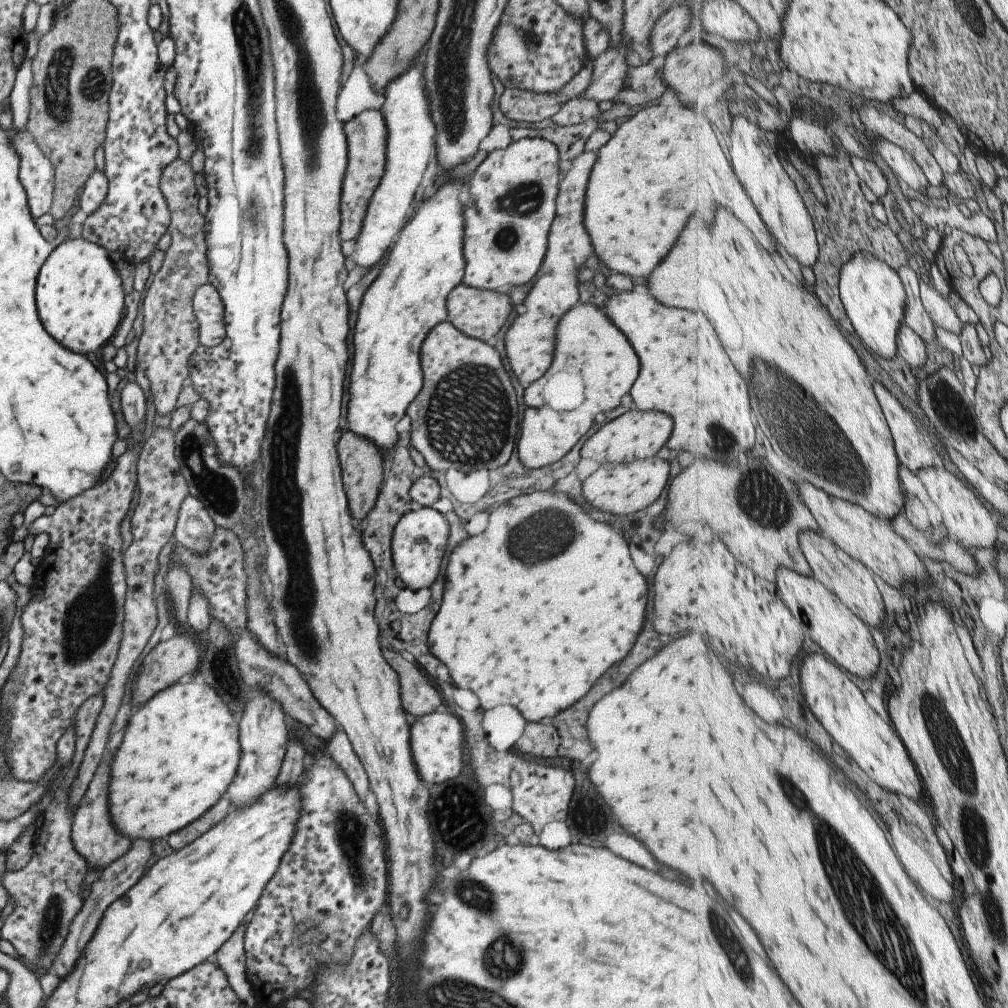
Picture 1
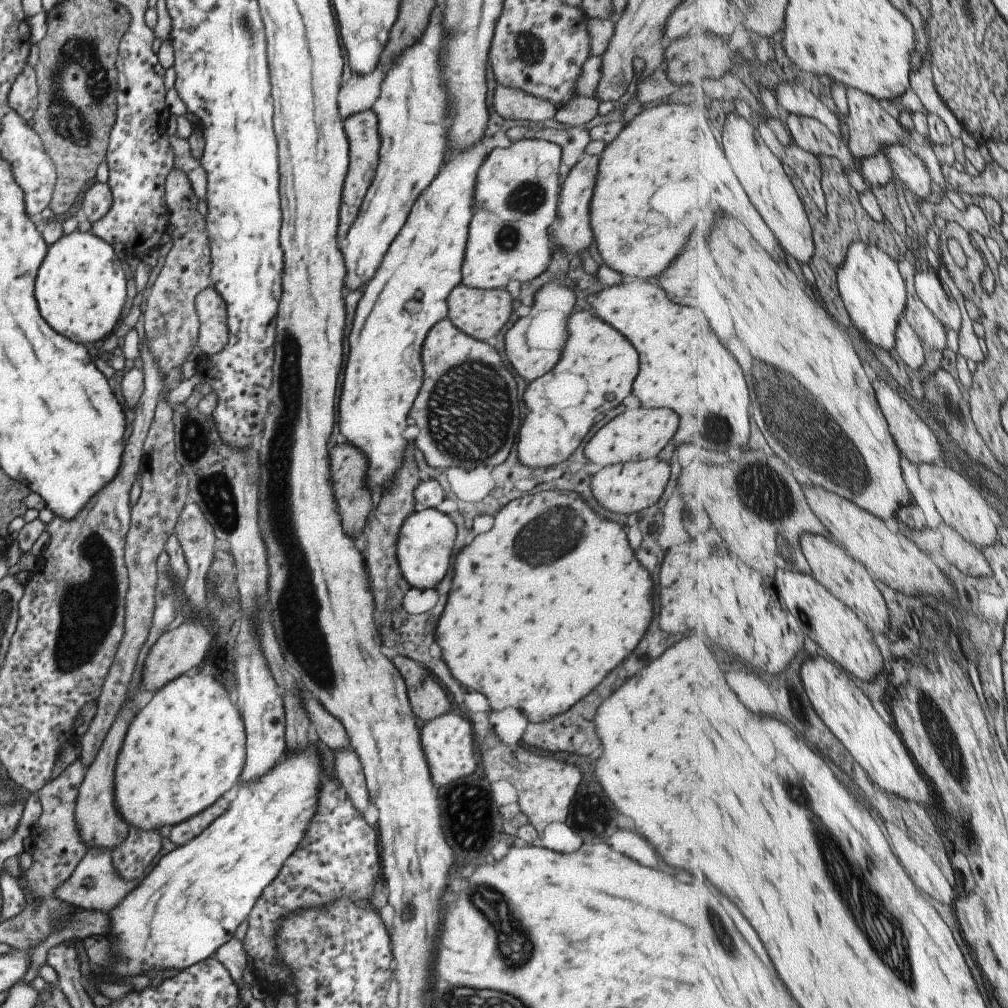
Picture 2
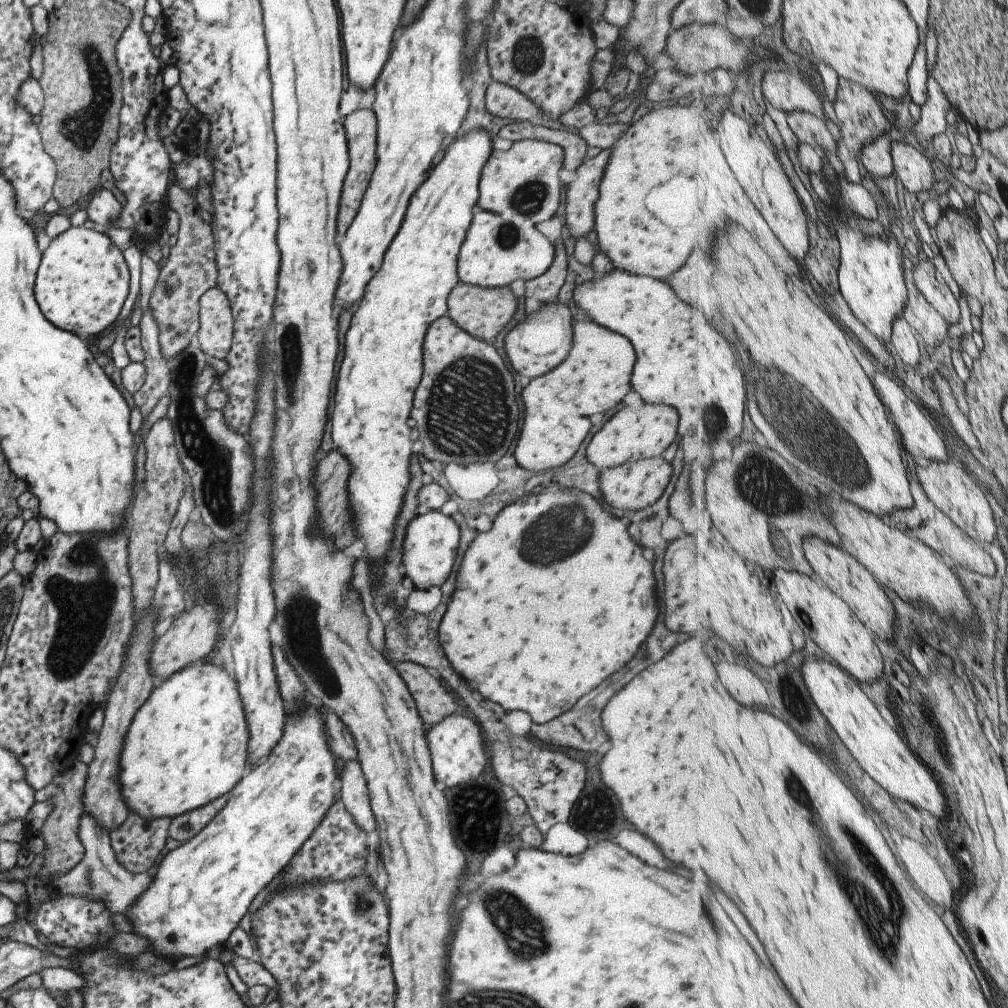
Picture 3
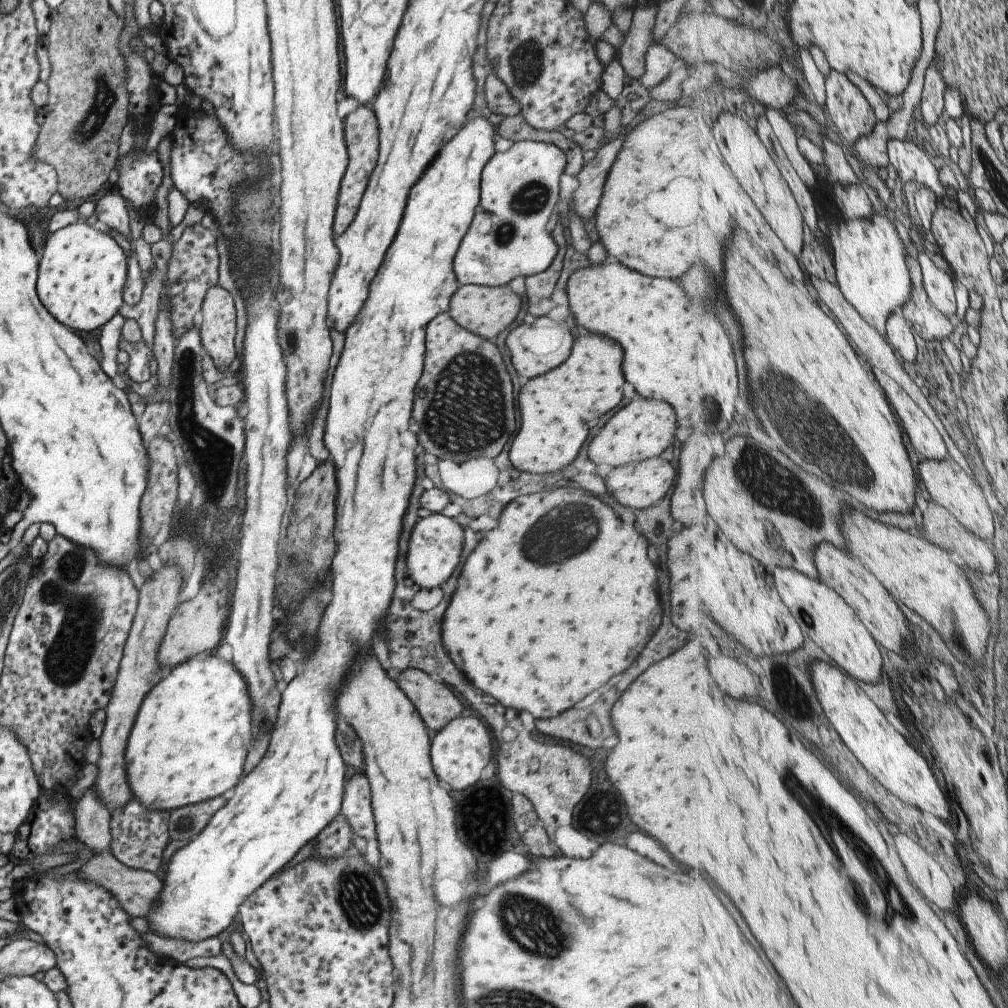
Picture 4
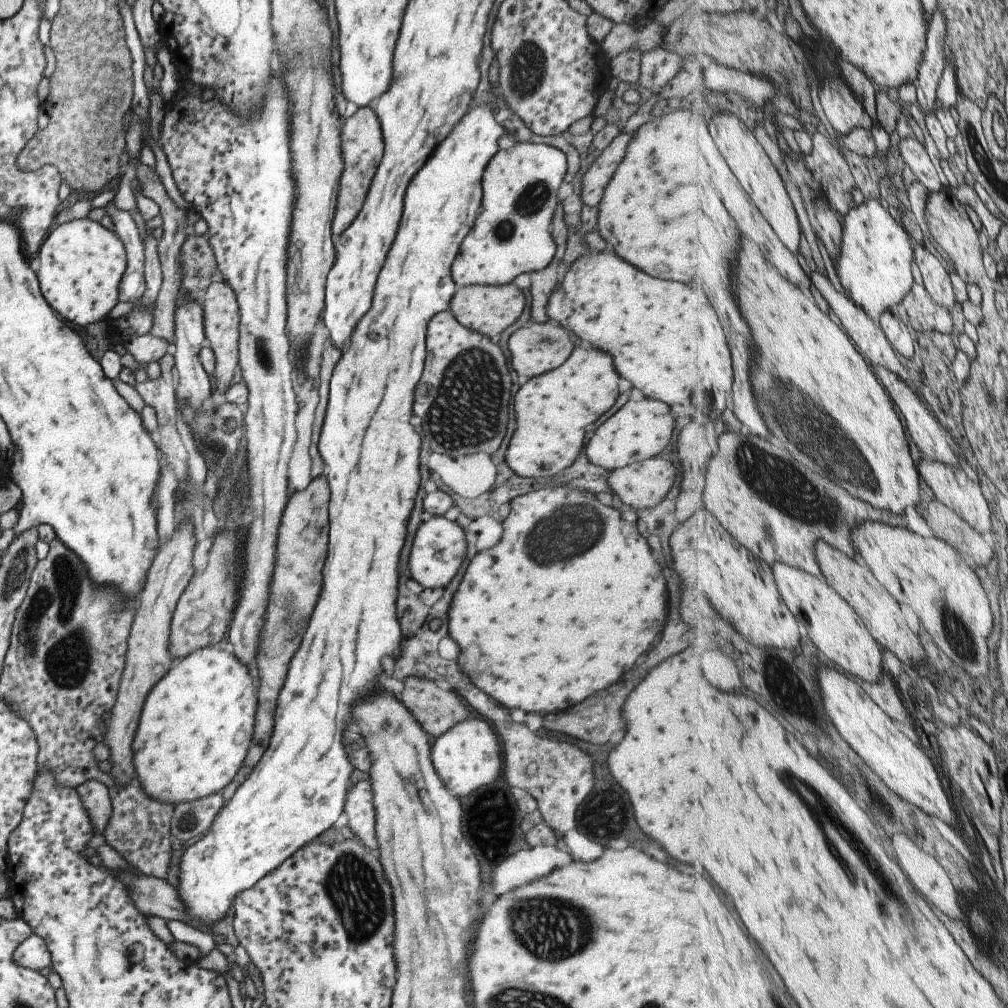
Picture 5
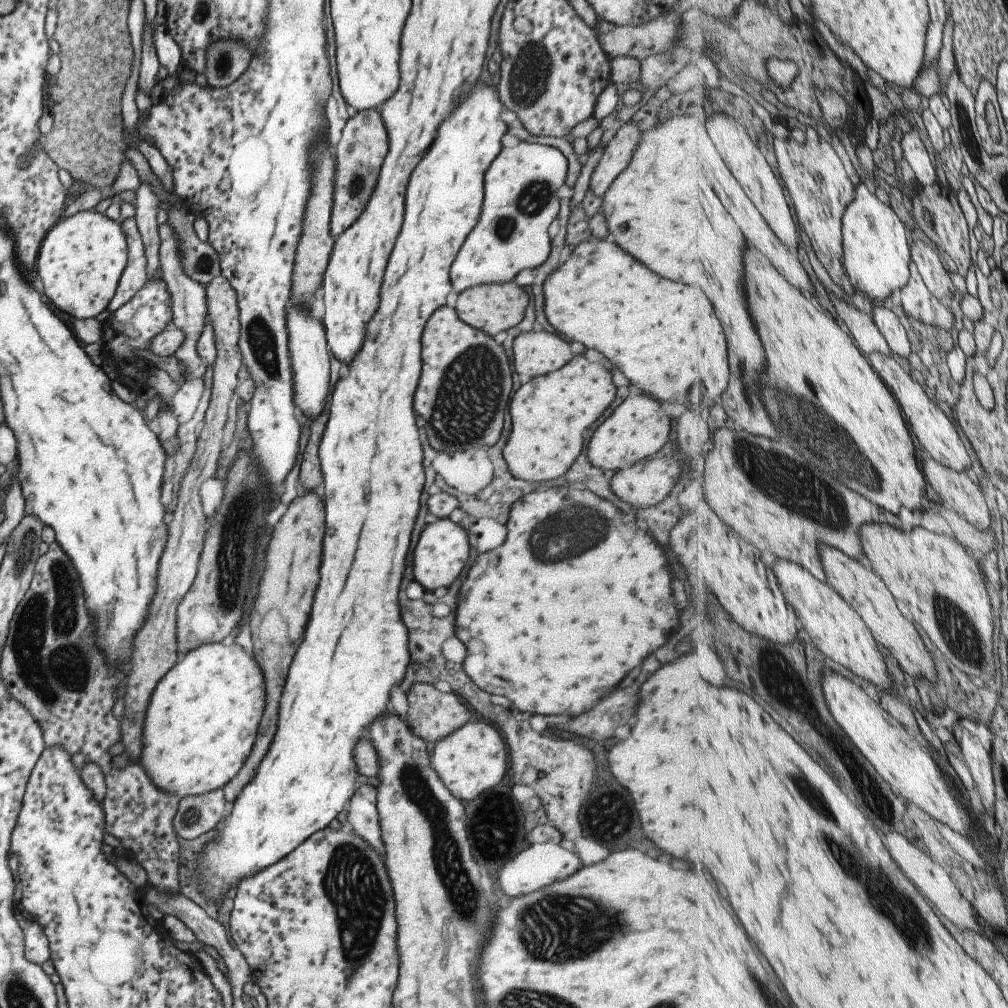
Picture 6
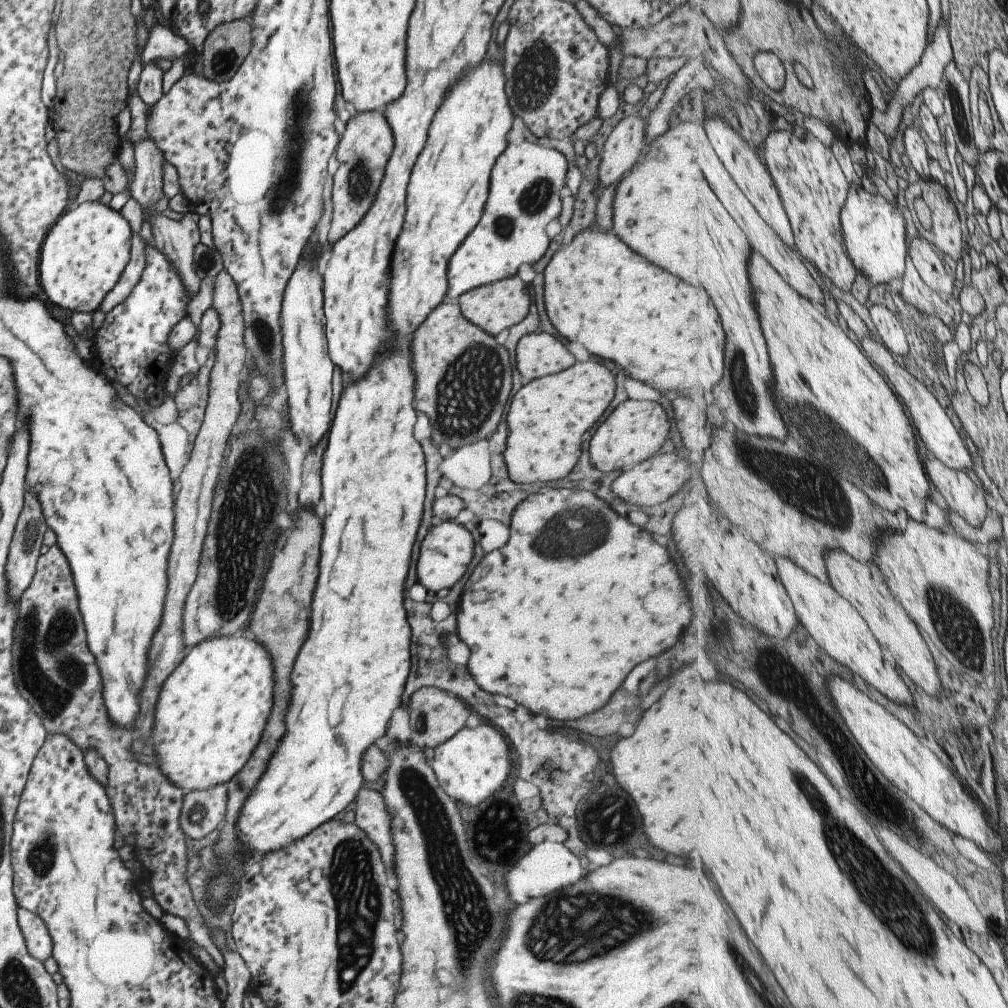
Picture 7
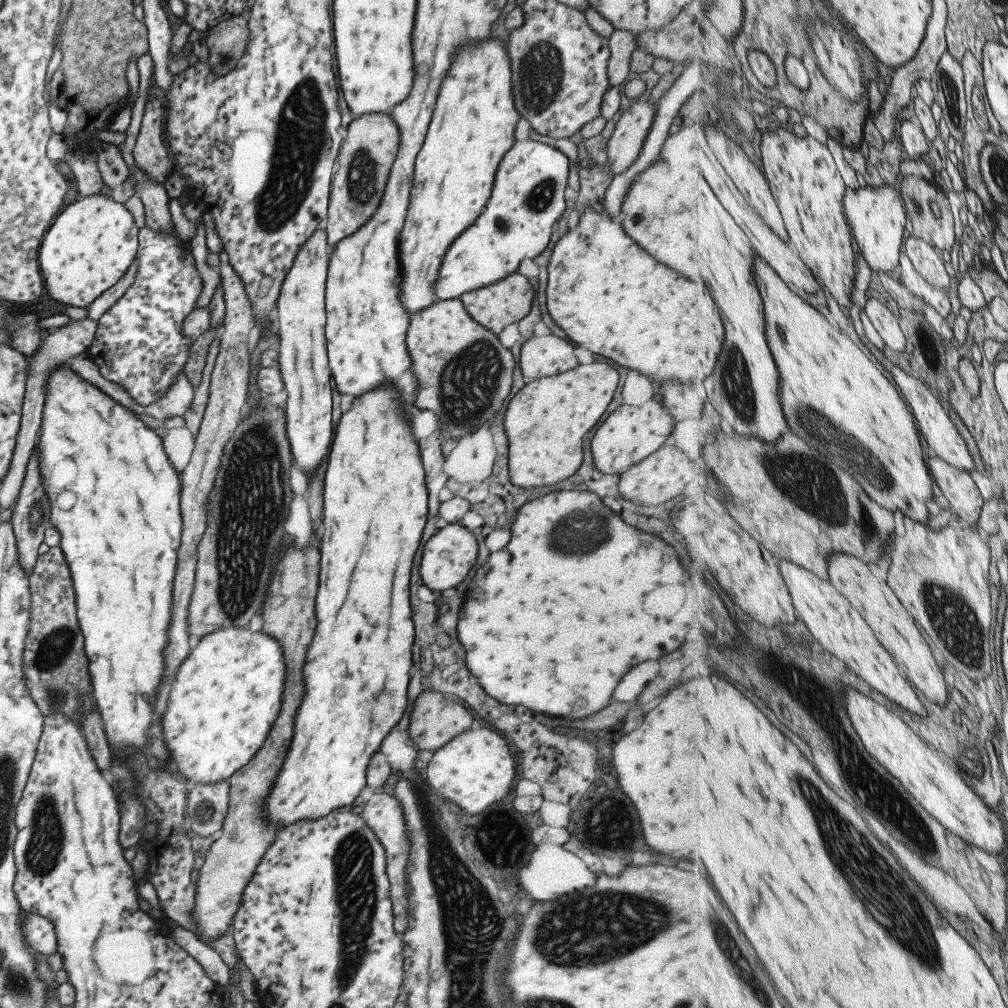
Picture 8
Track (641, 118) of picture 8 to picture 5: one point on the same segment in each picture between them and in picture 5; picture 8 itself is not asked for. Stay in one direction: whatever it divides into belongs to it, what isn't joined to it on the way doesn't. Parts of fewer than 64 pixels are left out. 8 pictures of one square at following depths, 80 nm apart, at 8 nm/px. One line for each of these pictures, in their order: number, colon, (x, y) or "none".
5: (597, 176)
6: (616, 154)
7: (626, 141)

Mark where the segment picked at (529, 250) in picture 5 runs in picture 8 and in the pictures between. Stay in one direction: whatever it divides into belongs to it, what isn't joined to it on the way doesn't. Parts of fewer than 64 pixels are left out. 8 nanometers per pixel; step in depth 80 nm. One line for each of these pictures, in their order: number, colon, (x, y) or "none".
6: (520, 200)
7: (525, 180)
8: (527, 196)

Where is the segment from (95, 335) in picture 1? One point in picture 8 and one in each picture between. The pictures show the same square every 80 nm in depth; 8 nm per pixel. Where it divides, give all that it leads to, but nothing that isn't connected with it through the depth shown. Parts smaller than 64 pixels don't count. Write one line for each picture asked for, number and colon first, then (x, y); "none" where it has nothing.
2: (80, 289)
3: (82, 282)
4: (82, 271)
5: (81, 263)
6: (80, 259)
7: (85, 250)
8: (87, 247)

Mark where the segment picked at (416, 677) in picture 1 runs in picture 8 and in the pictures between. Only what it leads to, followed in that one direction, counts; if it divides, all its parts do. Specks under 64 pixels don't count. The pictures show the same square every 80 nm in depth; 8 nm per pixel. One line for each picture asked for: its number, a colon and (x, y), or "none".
2: (427, 700)
3: (433, 702)
4: (436, 705)
5: (436, 710)
6: (431, 714)
7: (434, 716)
8: (434, 719)

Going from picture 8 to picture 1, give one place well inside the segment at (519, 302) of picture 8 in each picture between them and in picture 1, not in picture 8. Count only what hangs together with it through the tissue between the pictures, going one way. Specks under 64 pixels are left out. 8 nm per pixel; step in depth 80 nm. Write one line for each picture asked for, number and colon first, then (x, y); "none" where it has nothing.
1: (479, 313)
2: (479, 313)
3: (481, 311)
4: (484, 311)
5: (487, 309)
6: (490, 308)
7: (491, 307)

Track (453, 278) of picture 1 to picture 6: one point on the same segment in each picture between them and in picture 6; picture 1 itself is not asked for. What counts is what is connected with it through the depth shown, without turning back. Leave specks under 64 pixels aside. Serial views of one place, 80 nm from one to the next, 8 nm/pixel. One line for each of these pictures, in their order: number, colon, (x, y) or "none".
2: (382, 374)
3: (370, 405)
4: (295, 790)
5: (297, 790)
6: (354, 649)

